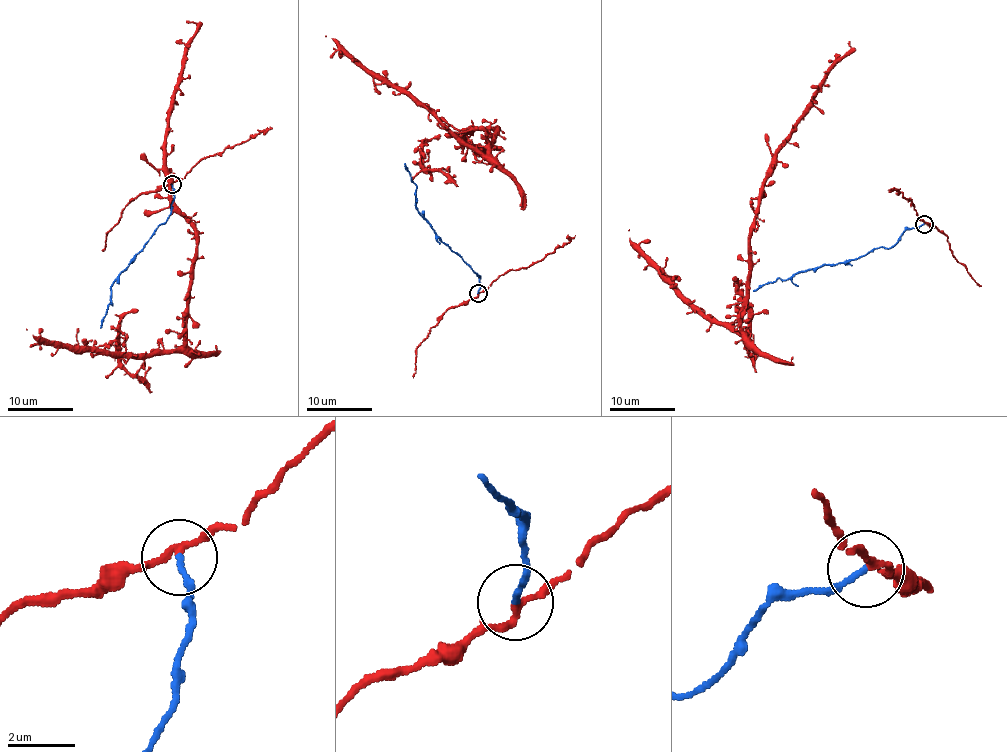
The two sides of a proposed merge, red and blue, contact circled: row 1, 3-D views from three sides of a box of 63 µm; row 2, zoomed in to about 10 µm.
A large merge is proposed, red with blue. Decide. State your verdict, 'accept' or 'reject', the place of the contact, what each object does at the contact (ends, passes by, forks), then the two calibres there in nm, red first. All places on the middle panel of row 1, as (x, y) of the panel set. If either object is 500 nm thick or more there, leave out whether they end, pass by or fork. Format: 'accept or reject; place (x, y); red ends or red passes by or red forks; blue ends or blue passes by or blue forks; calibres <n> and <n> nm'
reject; place (478, 293); red passes by; blue ends; calibres 180 and 150 nm

